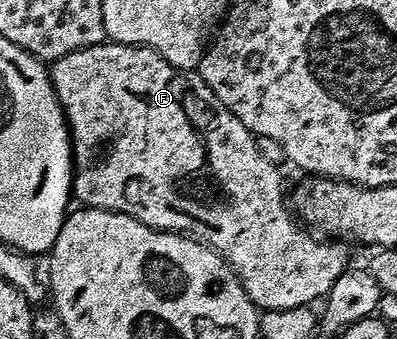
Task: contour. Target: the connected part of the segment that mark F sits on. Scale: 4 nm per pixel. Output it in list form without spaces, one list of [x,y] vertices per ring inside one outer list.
[[[102,43],[79,51],[71,51],[52,62],[49,78],[53,80],[53,89],[57,92],[61,110],[65,112],[65,119],[69,123],[69,135],[73,142],[71,193],[76,200],[77,197],[81,200],[82,206],[131,215],[131,219],[139,219],[139,223],[152,229],[164,229],[196,237],[198,241],[202,241],[204,245],[208,245],[218,253],[237,276],[237,280],[241,282],[253,304],[261,311],[312,306],[315,301],[320,302],[325,294],[331,291],[335,279],[339,279],[341,272],[350,268],[349,253],[341,246],[344,244],[340,240],[322,239],[314,235],[298,220],[294,210],[290,206],[290,210],[285,206],[285,181],[281,178],[280,171],[261,154],[261,149],[257,146],[258,138],[217,98],[215,91],[207,87],[200,72],[179,70],[170,61],[164,61],[154,49],[120,43]]]

